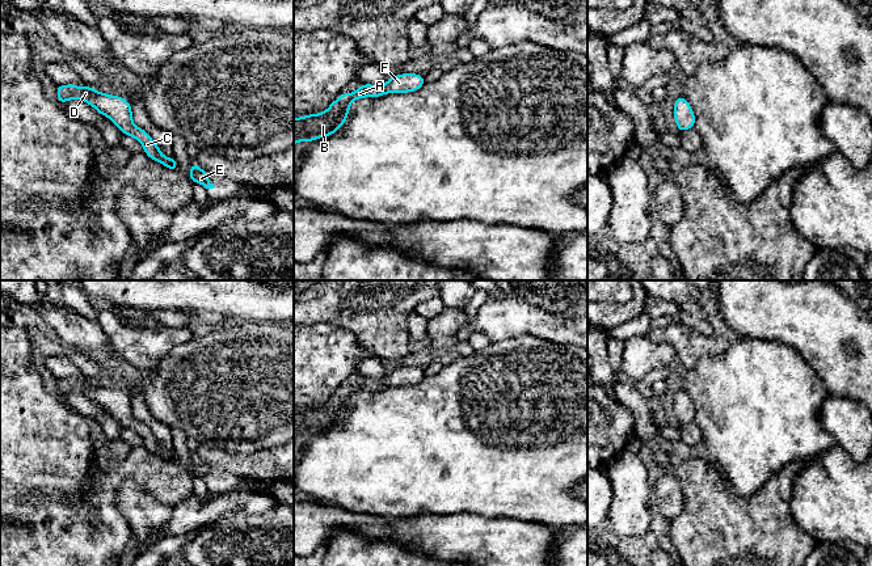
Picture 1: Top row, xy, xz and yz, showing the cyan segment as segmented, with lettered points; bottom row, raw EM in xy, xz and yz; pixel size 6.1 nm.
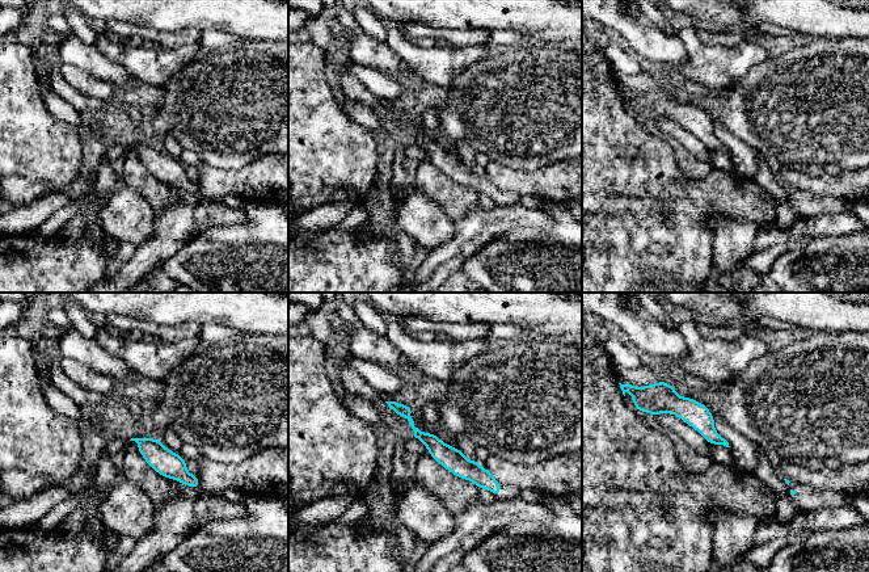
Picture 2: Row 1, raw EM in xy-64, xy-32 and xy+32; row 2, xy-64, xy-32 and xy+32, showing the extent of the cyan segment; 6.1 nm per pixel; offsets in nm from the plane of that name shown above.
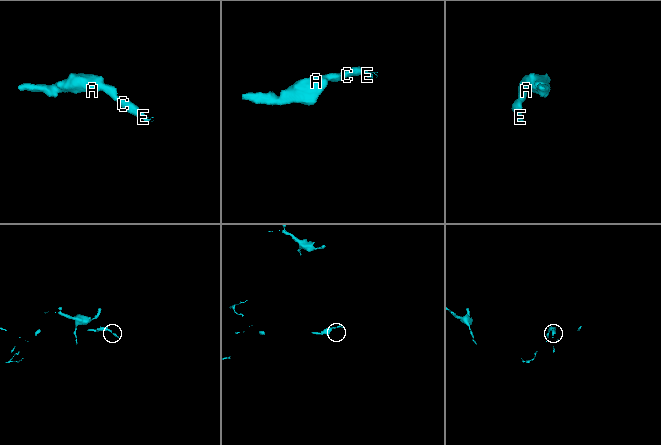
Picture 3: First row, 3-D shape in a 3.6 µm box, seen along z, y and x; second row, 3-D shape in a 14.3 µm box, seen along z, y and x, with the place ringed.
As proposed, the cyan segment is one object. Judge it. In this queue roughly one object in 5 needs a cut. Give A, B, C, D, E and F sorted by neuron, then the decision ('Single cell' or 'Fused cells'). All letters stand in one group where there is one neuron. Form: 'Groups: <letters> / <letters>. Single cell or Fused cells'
Groups: A B C D E F. Single cell

